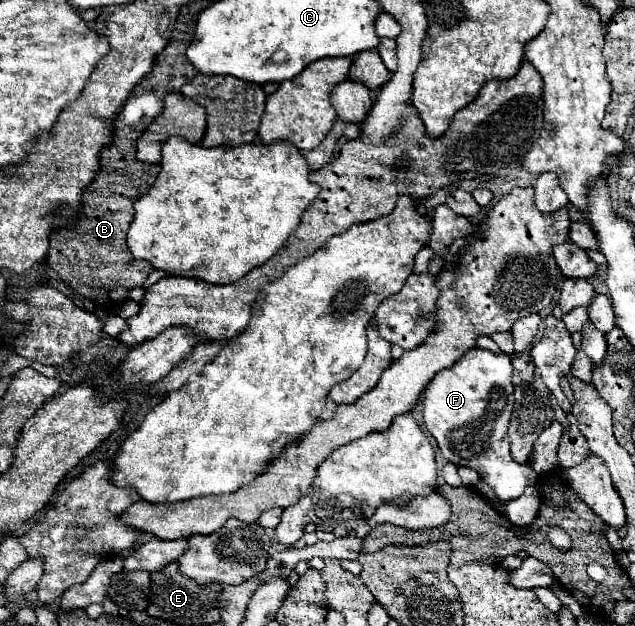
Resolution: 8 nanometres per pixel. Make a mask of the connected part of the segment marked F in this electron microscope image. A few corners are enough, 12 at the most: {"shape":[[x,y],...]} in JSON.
{"shape":[[468,350],[424,390],[444,458],[504,508],[538,482],[510,456],[506,354]]}

